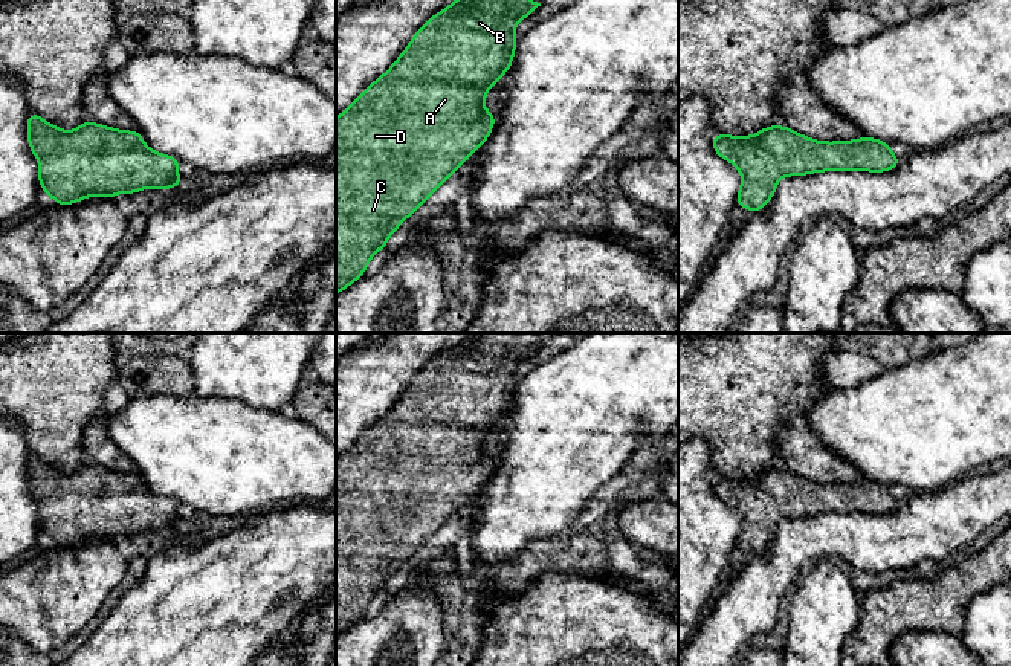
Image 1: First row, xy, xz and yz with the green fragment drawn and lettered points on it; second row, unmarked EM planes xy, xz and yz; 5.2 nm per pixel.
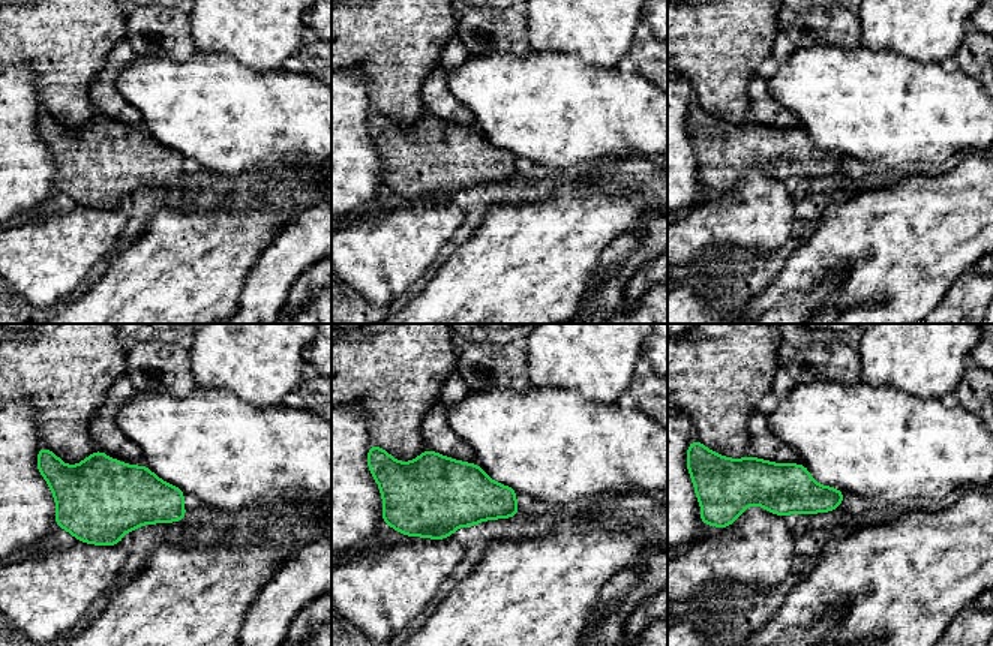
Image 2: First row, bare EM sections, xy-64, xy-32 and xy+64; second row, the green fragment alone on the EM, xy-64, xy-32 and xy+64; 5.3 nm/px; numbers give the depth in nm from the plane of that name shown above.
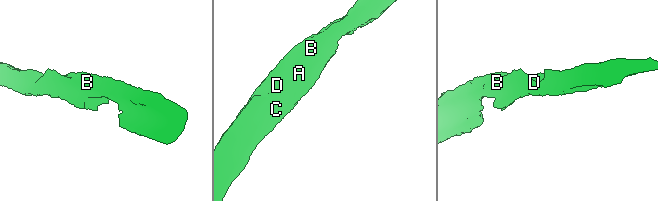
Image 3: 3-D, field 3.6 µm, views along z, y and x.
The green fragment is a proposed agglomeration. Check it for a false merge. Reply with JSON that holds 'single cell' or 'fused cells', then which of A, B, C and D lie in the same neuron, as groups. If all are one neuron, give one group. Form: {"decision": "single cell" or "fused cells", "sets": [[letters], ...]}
{"decision": "single cell", "sets": [["A", "B", "C", "D"]]}

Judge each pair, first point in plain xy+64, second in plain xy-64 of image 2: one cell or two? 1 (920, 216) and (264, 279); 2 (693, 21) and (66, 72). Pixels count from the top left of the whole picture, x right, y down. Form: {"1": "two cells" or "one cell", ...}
{"1": "two cells", "2": "one cell"}

